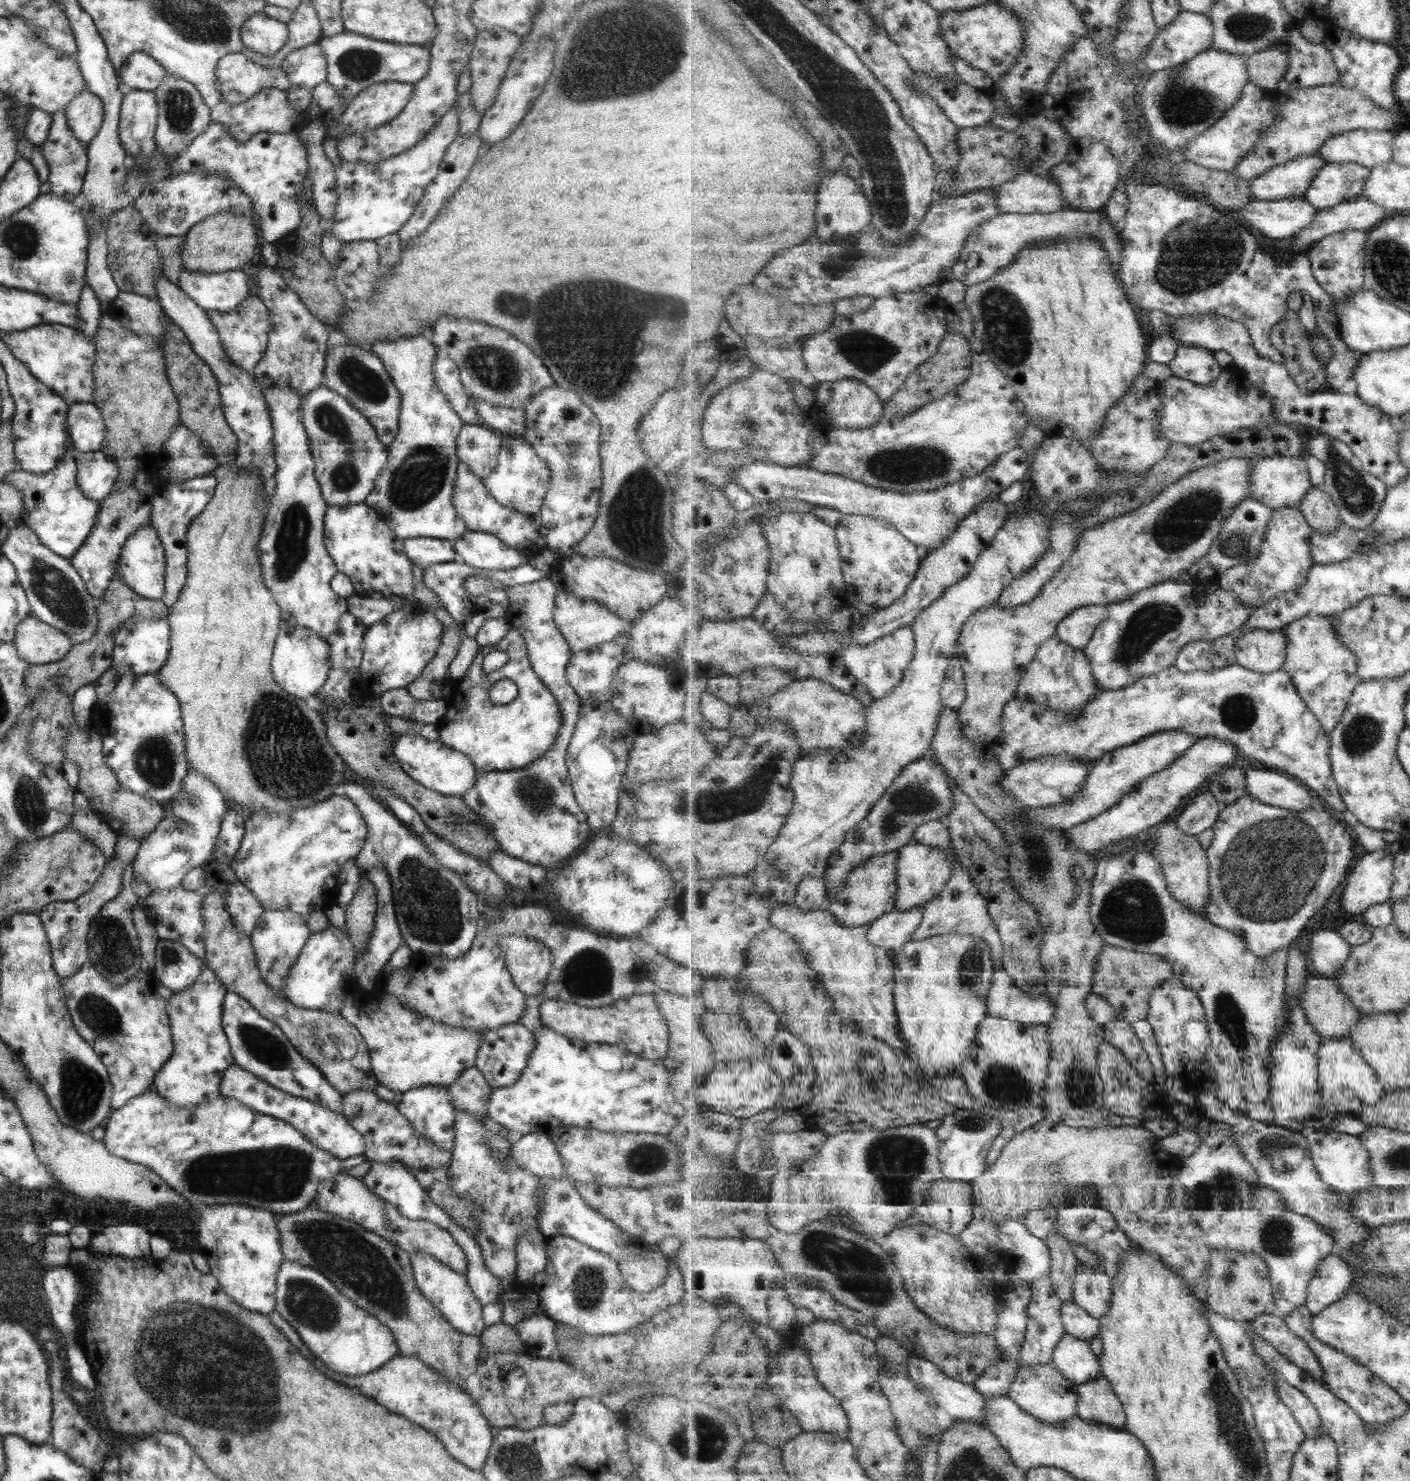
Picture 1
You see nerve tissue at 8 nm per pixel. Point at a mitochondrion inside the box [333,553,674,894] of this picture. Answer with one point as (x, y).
(537, 795)

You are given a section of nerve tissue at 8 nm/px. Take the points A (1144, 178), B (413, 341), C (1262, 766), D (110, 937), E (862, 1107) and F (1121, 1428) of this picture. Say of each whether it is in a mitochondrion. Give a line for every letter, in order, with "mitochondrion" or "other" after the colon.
A: other
B: other
C: other
D: mitochondrion
E: other
F: other

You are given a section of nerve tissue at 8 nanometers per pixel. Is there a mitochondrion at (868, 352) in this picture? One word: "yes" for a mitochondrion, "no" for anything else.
yes

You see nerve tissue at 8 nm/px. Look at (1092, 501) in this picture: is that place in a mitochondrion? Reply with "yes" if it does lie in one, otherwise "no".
no

